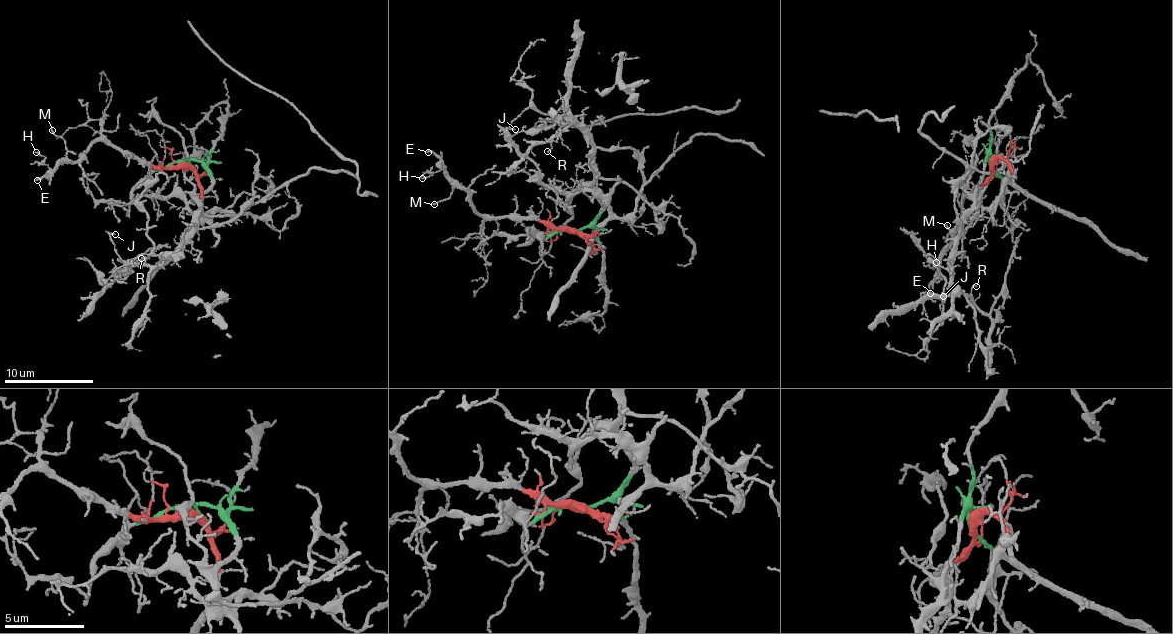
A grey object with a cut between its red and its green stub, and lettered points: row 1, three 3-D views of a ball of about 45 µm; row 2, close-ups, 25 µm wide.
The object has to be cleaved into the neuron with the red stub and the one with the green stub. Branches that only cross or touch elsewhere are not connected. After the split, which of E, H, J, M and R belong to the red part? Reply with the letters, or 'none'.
E, H, M

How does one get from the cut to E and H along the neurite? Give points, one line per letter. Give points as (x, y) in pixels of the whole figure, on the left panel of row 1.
E: (187, 163), (169, 167), (139, 163), (105, 141), (96, 140), (81, 158), (61, 163), (53, 174), (36, 180)
H: (187, 163), (169, 167), (139, 163), (105, 141), (96, 140), (81, 158), (53, 167), (35, 152)

